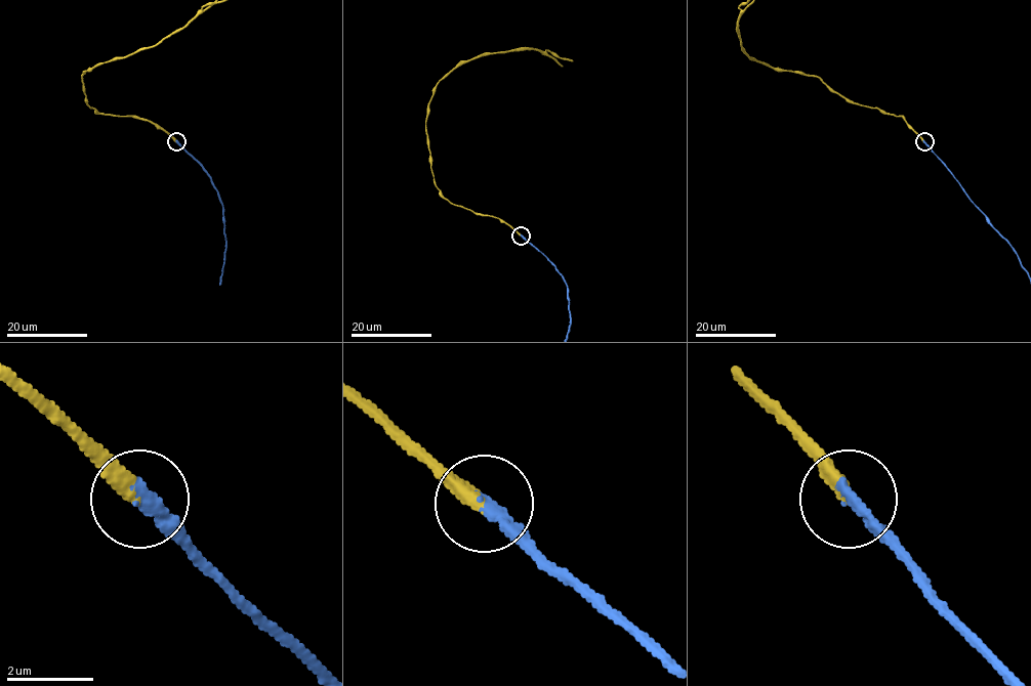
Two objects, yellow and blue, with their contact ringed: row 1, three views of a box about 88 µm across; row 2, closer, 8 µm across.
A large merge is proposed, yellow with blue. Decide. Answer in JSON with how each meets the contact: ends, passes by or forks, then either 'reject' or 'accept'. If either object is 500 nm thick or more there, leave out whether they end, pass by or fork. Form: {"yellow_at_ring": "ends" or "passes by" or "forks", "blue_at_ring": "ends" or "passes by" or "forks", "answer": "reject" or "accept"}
{"yellow_at_ring": "ends", "blue_at_ring": "ends", "answer": "accept"}

